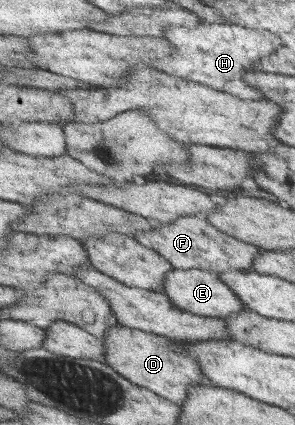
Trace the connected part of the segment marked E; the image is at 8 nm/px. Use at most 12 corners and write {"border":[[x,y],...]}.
{"border":[[174,268],[165,292],[182,310],[224,318],[246,309],[219,276]]}

